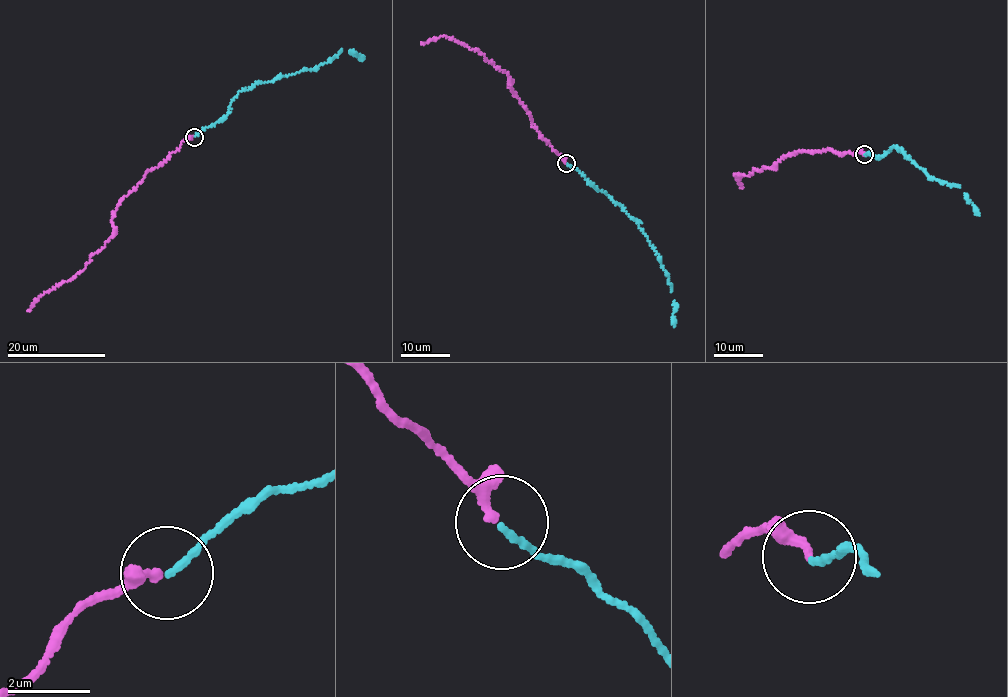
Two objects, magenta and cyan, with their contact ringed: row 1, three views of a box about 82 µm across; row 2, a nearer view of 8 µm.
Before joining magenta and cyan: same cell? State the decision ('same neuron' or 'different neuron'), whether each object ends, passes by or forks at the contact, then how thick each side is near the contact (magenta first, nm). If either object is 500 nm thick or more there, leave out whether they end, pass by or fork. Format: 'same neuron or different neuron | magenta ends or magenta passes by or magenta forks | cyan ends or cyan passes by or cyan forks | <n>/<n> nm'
same neuron | magenta passes by | cyan ends | 160/150 nm

